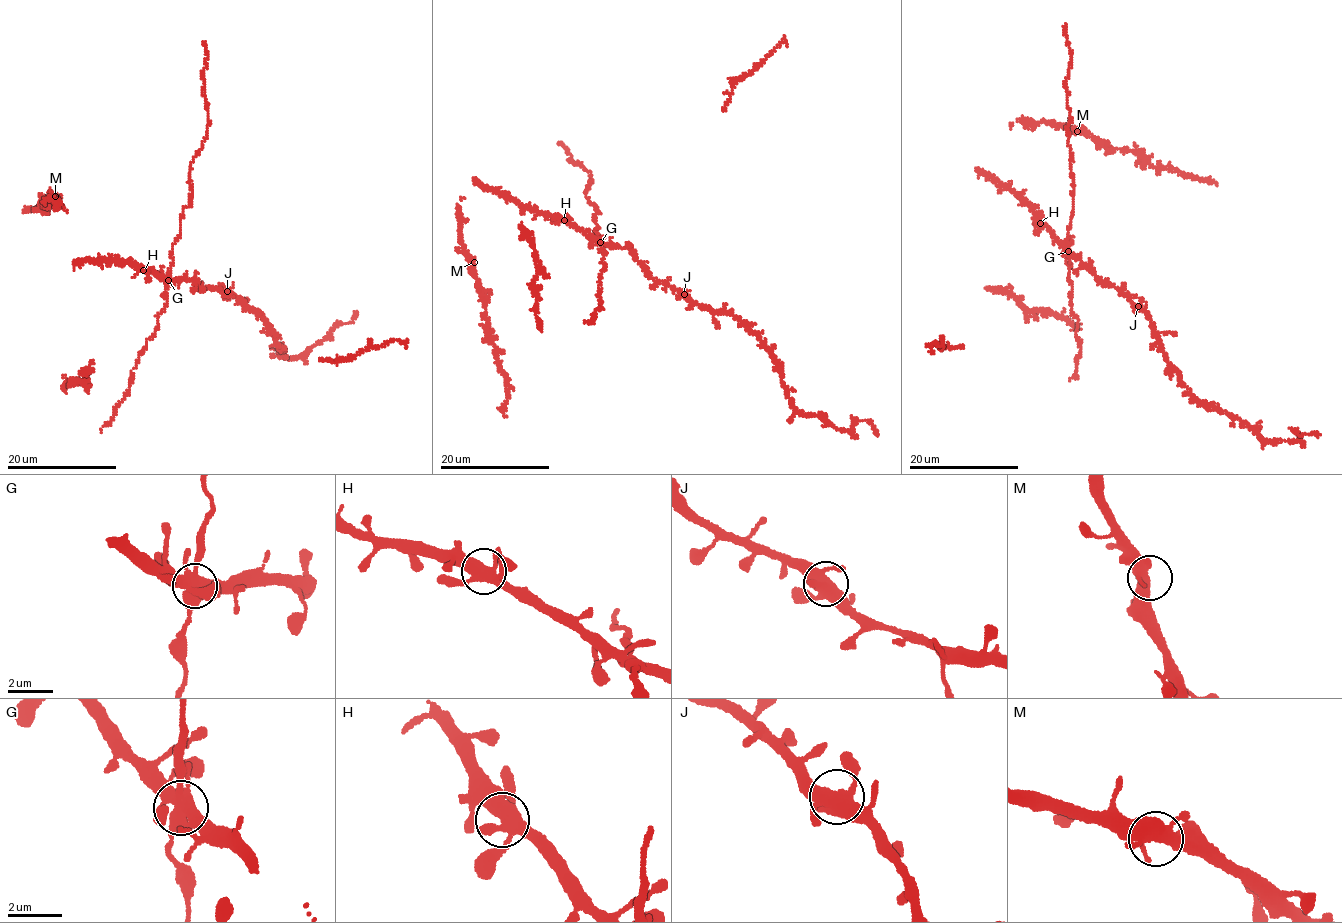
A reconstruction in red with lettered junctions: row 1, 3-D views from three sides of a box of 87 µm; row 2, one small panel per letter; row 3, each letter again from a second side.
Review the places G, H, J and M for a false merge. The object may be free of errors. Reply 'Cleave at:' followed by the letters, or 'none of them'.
Cleave at: none of them

